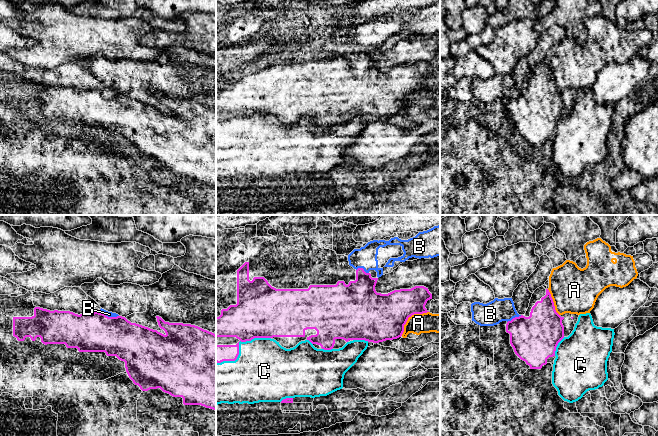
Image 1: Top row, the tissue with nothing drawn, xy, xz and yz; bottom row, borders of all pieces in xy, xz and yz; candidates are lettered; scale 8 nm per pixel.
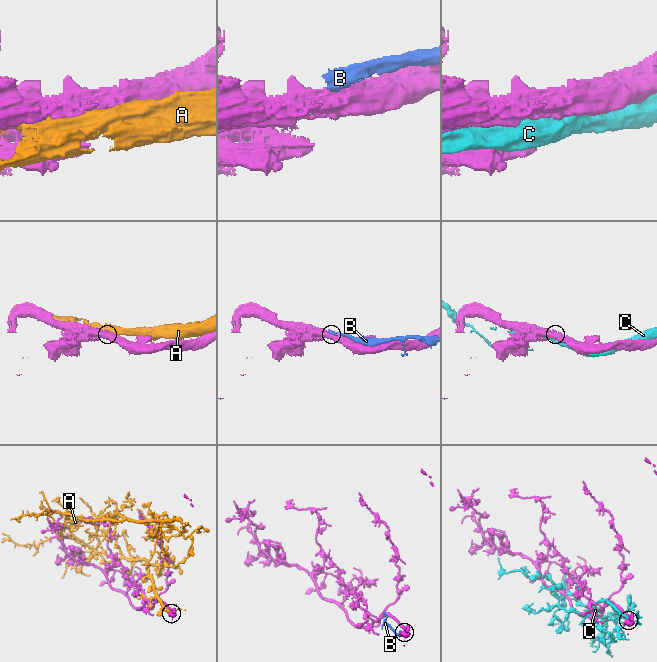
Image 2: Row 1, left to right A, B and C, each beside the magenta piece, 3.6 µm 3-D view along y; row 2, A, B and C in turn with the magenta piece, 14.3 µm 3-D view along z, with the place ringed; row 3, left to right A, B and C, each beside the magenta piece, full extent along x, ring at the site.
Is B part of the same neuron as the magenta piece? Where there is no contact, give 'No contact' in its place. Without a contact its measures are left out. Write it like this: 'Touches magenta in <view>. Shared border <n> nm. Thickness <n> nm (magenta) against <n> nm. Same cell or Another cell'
Touches magenta in xy. Shared border 170 nm. Thickness 320 nm (magenta) against 50 nm. Another cell

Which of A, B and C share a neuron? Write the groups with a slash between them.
A / B / C

